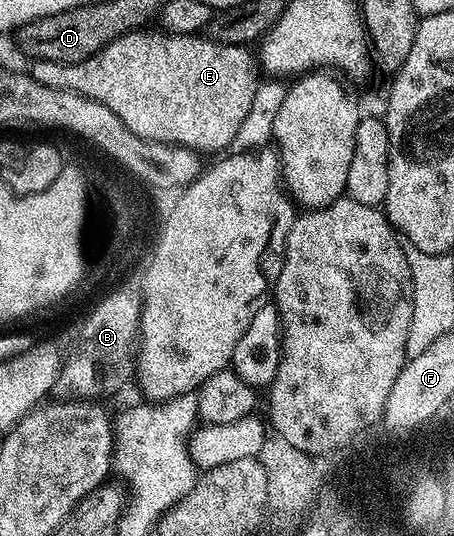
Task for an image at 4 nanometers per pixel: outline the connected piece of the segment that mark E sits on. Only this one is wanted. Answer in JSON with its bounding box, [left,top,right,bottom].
[27,31,259,155]

